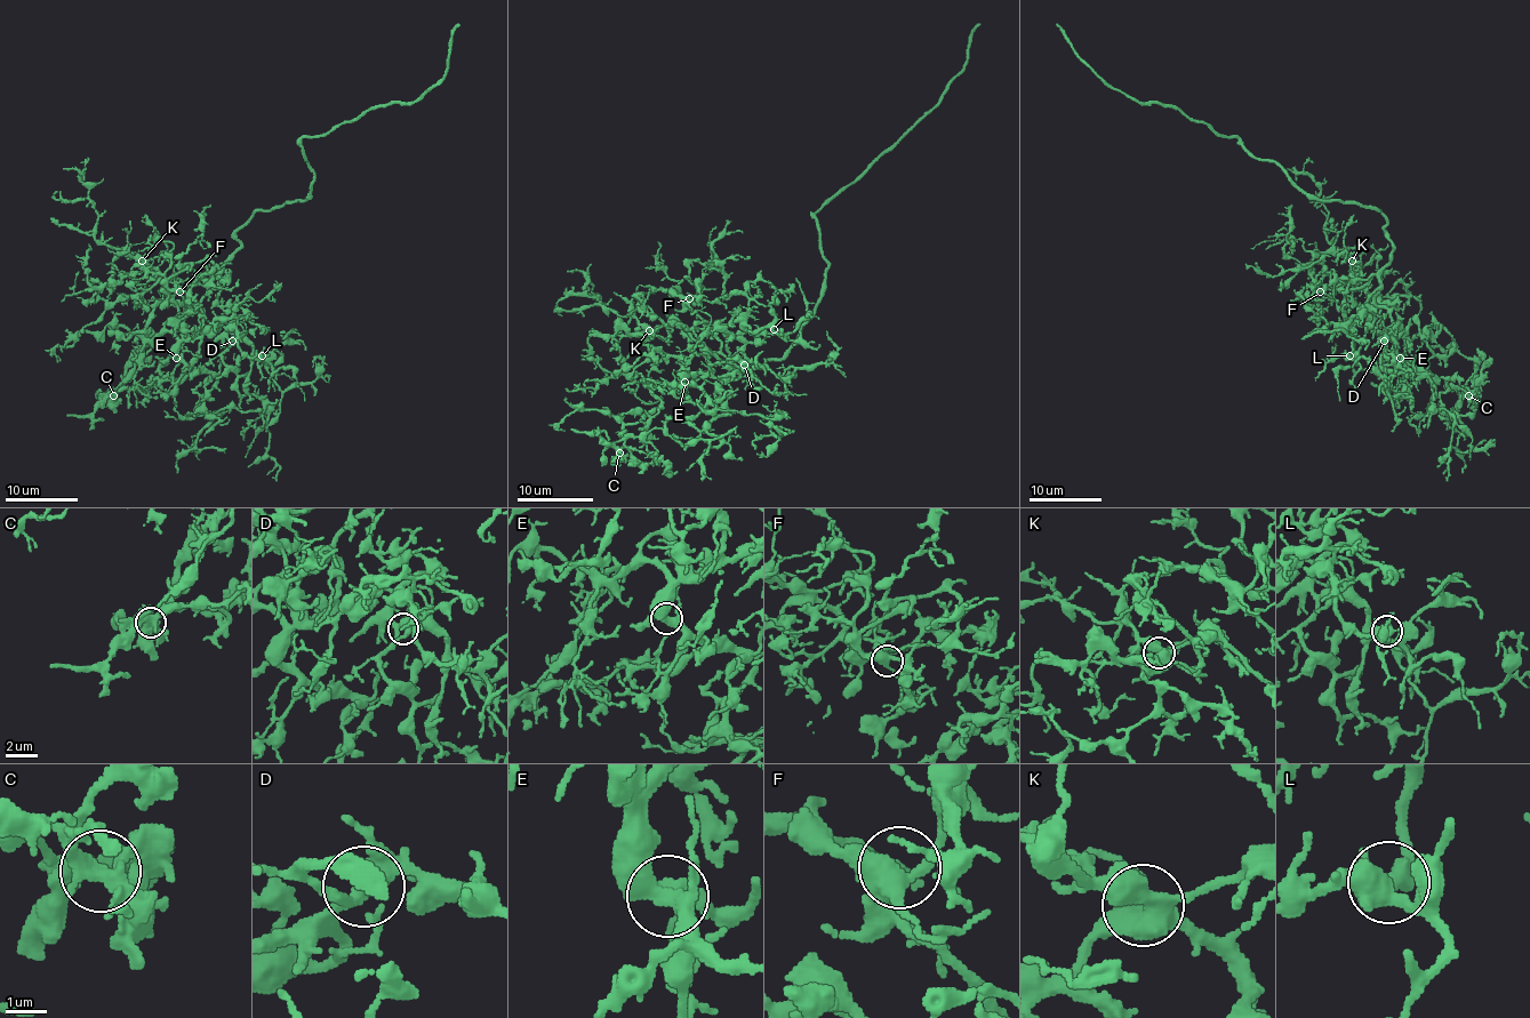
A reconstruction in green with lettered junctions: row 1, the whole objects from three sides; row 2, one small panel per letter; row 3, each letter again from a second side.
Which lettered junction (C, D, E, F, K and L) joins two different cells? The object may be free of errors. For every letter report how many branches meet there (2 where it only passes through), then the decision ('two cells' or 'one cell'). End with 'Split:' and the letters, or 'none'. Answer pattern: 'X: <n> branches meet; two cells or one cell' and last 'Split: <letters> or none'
C: 4 branches meet; two cells
D: 4 branches meet; one cell
E: 4 branches meet; one cell
F: 4 branches meet; one cell
K: 4 branches meet; one cell
L: 4 branches meet; one cell
Split: C

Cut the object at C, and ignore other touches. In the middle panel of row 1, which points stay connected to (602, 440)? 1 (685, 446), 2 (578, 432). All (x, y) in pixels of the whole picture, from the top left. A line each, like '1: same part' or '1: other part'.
1: other part
2: same part

